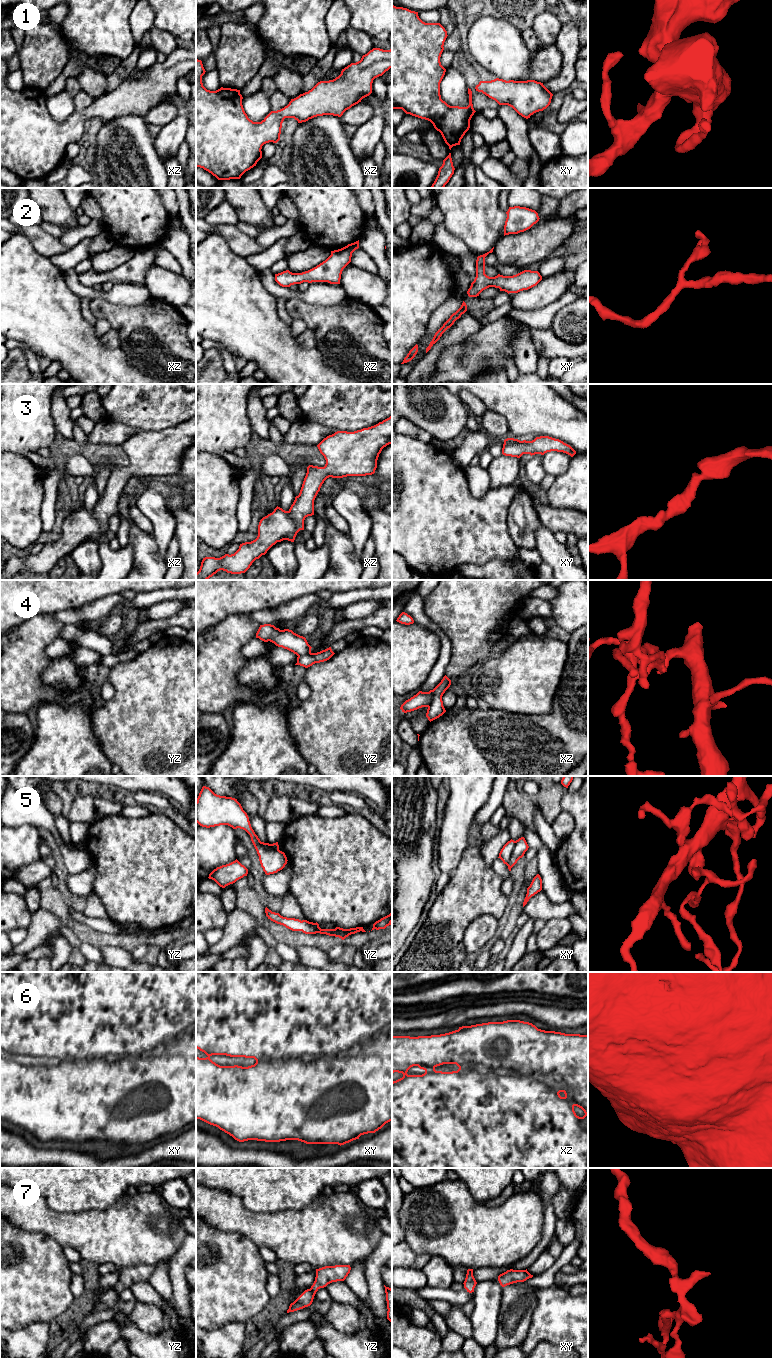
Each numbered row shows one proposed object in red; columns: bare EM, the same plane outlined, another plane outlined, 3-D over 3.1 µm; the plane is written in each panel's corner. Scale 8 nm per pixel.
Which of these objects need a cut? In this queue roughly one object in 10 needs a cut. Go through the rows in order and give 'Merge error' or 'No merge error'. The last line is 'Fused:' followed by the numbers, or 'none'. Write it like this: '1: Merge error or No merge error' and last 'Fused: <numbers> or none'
1: No merge error
2: No merge error
3: No merge error
4: No merge error
5: No merge error
6: No merge error
7: No merge error
Fused: none

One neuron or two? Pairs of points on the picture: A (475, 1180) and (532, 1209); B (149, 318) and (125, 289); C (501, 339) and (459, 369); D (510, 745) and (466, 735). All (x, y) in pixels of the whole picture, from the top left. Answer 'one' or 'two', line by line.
A: two
B: two
C: one
D: one

